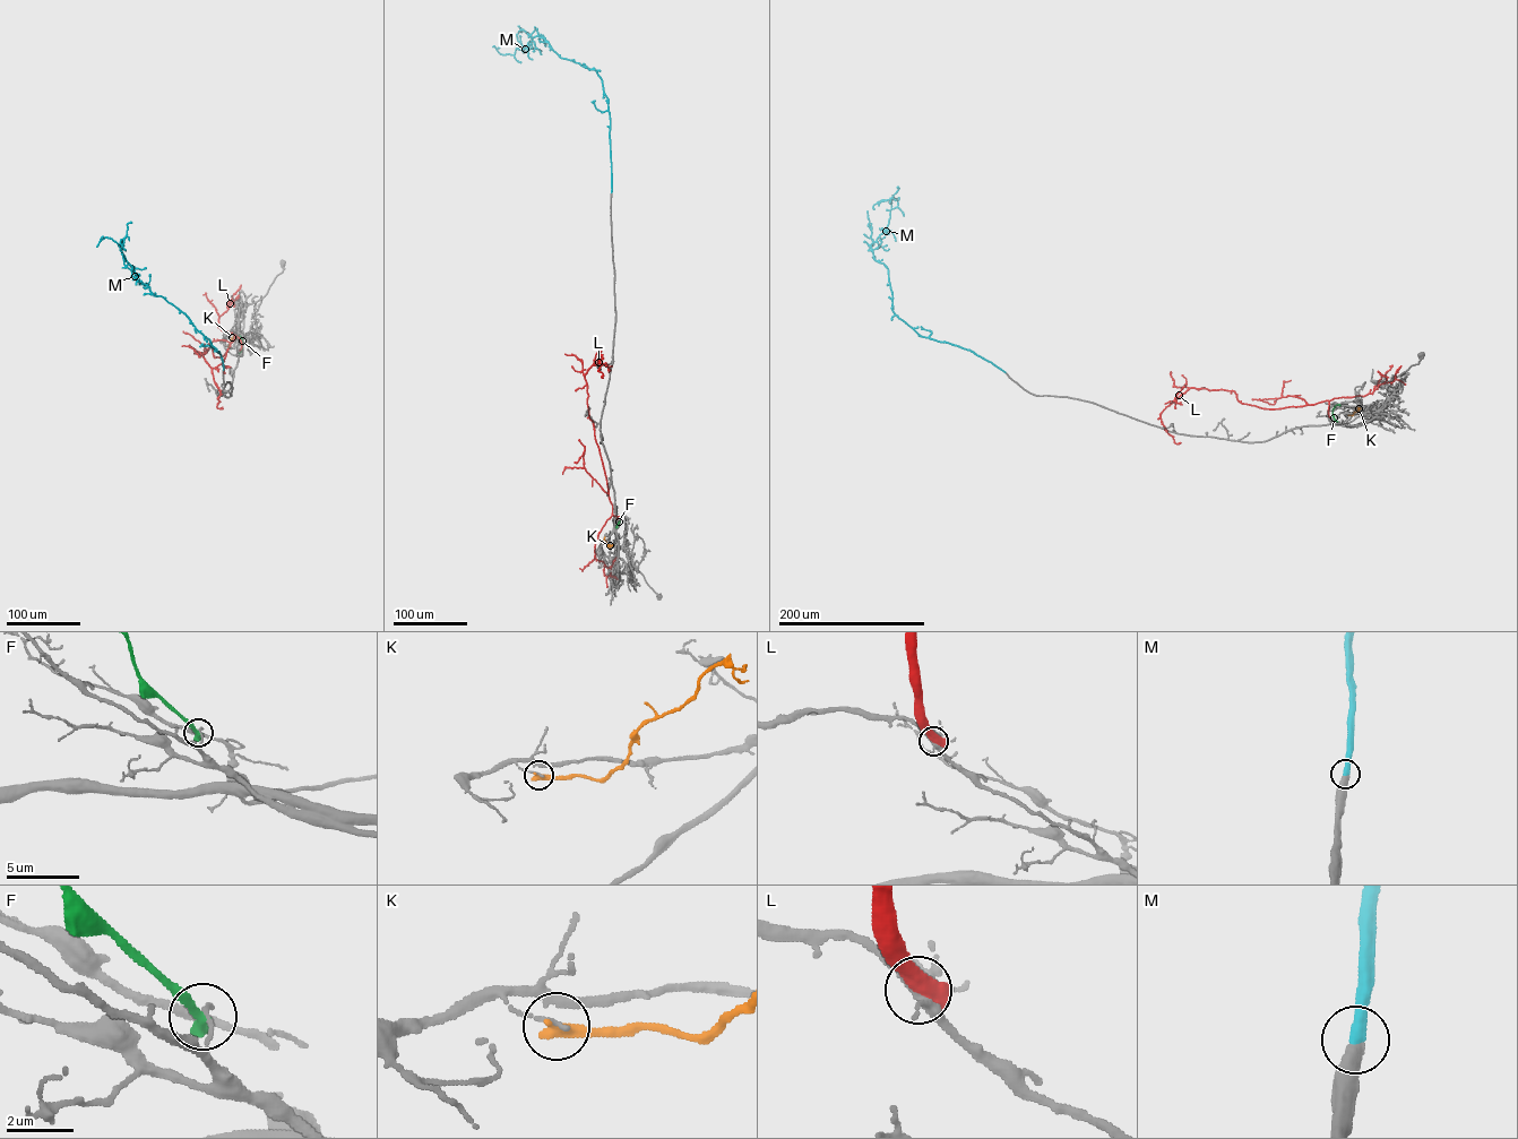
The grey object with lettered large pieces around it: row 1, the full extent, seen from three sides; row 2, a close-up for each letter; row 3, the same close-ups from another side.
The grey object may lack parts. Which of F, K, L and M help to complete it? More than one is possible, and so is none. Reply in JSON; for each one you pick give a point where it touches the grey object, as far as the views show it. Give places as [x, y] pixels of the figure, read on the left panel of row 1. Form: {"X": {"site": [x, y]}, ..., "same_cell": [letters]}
{"M": {"site": [223, 369]}, "same_cell": ["M"]}

